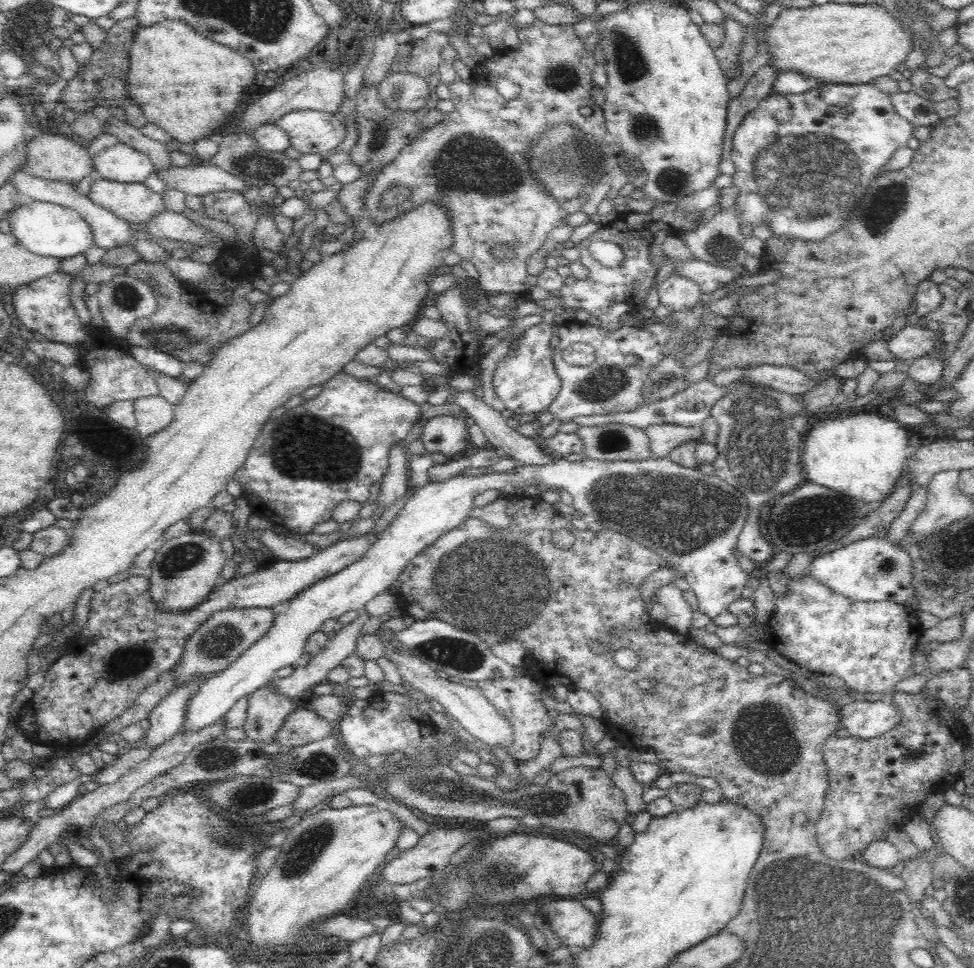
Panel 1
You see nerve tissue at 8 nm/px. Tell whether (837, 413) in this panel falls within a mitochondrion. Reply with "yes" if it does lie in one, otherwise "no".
no

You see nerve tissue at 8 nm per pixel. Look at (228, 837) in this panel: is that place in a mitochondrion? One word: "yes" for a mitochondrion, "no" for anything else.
yes

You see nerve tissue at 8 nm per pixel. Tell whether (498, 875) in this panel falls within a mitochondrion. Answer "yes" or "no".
yes

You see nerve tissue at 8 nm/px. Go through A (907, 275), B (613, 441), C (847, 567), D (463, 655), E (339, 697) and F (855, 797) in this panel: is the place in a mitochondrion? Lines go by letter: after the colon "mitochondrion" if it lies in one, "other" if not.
A: other
B: mitochondrion
C: other
D: mitochondrion
E: other
F: other

